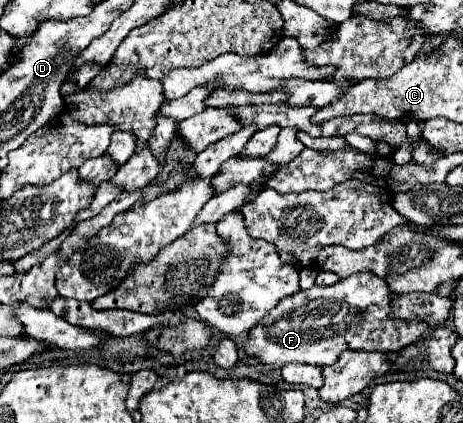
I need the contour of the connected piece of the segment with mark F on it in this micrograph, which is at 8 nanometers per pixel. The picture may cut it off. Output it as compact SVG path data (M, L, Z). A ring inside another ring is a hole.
M371 273L363 275L351 275L347 279L341 279L339 283L331 287L319 287L313 285L307 291L297 291L295 295L289 295L287 299L281 299L281 303L269 311L249 333L247 341L243 343L243 351L257 359L259 363L285 367L289 363L307 363L307 365L331 365L339 357L341 351L399 351L411 343L415 343L423 333L429 329L425 323L415 321L401 321L391 319L387 311L391 309L391 289L383 279Z

